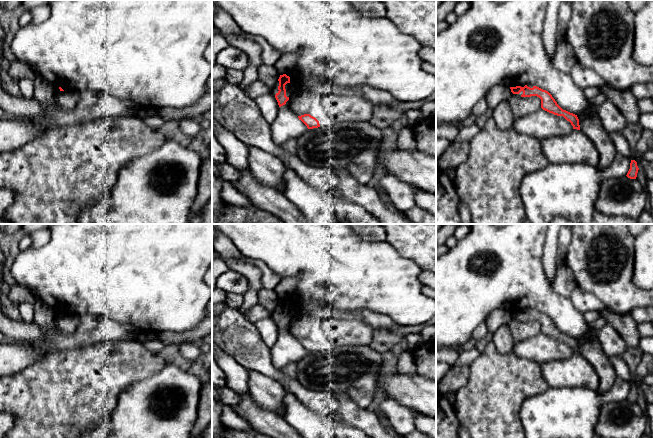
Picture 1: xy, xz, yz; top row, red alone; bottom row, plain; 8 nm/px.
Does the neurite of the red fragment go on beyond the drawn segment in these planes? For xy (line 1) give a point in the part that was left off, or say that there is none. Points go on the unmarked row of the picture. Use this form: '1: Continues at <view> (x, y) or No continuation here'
1: No continuation here

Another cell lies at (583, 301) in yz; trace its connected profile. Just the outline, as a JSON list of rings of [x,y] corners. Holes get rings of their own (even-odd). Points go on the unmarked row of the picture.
[[[577,285],[574,287],[570,299],[576,310],[581,314],[585,314],[587,311],[599,312],[604,309],[613,312],[612,309],[602,303],[596,296],[582,290]]]

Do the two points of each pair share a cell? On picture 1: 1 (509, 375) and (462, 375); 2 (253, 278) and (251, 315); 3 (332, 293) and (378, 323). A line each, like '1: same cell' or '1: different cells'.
1: different cells
2: different cells
3: different cells

